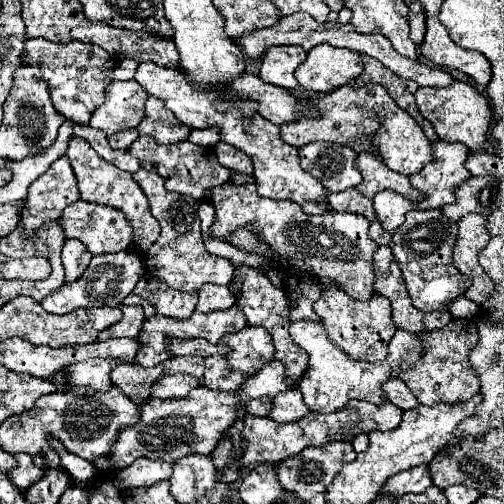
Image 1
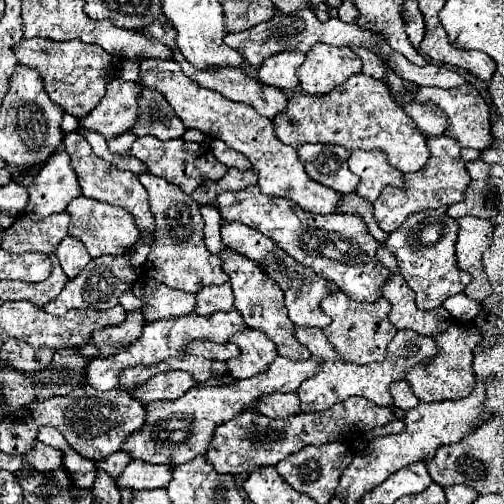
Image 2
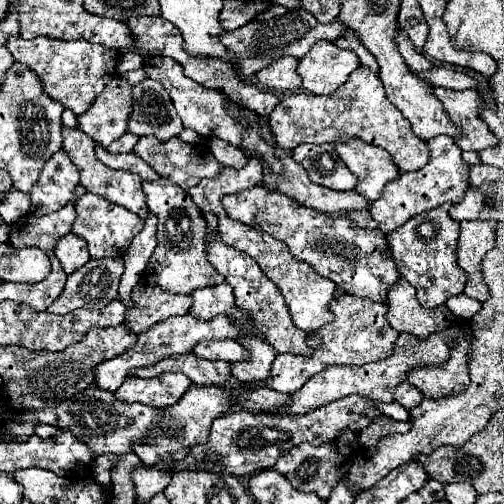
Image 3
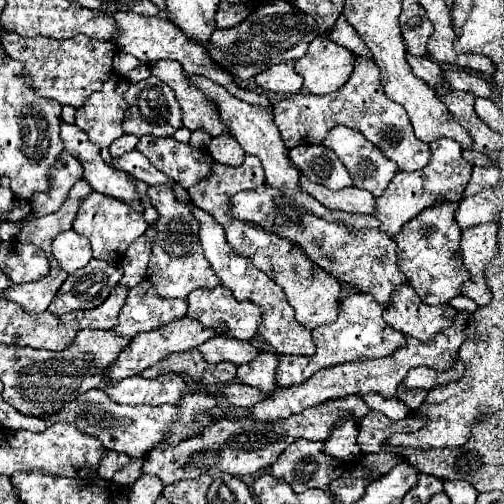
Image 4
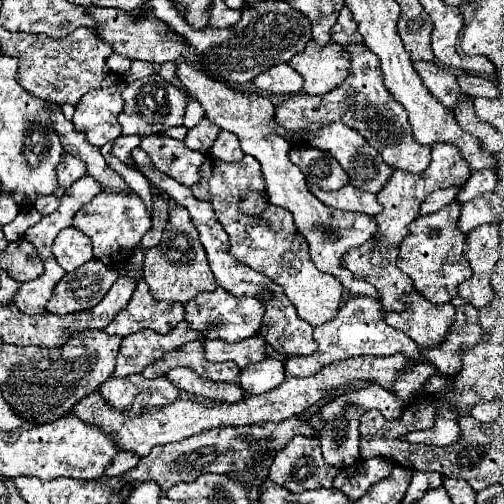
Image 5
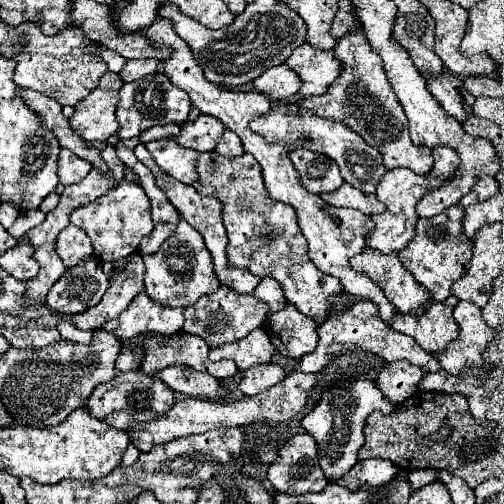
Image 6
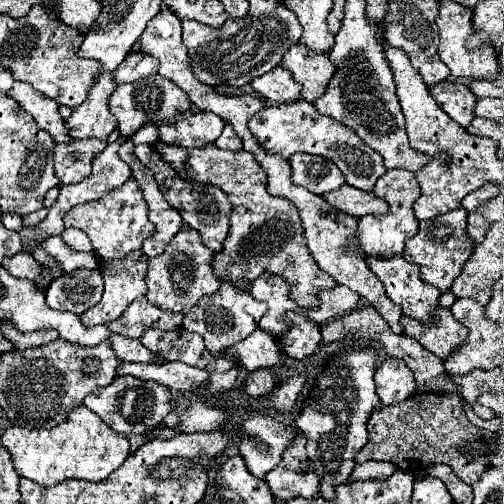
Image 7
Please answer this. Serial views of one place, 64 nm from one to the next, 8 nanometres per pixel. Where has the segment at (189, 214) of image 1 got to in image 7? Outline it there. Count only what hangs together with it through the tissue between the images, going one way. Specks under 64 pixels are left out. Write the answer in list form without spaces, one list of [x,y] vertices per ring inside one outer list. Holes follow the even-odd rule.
[[[186,226],[180,230],[164,248],[164,252],[156,258],[148,258],[148,272],[146,272],[146,298],[150,304],[172,310],[172,312],[190,312],[190,308],[206,294],[214,294],[220,288],[220,280],[212,270],[212,256],[214,252],[206,248],[200,240],[200,234]]]

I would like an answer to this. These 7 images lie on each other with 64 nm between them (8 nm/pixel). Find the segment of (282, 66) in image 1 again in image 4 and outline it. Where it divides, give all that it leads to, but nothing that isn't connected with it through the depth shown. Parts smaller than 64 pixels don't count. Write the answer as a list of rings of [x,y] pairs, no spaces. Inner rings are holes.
[[[280,62],[256,76],[256,84],[262,90],[294,94],[302,88],[302,78],[294,70],[294,62]]]

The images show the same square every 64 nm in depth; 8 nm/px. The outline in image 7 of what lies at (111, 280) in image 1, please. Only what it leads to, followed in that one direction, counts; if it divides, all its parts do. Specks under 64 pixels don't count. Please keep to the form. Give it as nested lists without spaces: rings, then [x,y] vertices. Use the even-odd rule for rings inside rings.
[[[78,268],[64,272],[46,290],[46,304],[54,310],[66,310],[72,314],[82,314],[96,306],[102,298],[104,280],[100,270]]]

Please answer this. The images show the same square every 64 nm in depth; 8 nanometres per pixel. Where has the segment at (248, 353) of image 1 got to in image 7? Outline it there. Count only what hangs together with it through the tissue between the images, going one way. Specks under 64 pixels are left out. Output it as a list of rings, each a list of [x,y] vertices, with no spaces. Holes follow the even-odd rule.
[[[254,370],[248,374],[246,382],[244,382],[244,392],[248,396],[264,396],[264,394],[270,394],[272,388],[276,386],[276,380],[278,380],[278,374],[272,372],[272,370]]]

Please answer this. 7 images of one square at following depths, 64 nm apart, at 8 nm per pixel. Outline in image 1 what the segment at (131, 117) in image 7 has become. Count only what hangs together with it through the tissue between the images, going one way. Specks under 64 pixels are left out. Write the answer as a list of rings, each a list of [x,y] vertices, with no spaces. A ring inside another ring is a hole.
[[[154,96],[146,102],[146,120],[138,126],[140,134],[152,136],[158,144],[176,144],[188,140],[192,128],[186,124],[180,124],[168,108],[164,108],[162,100],[156,100]]]

